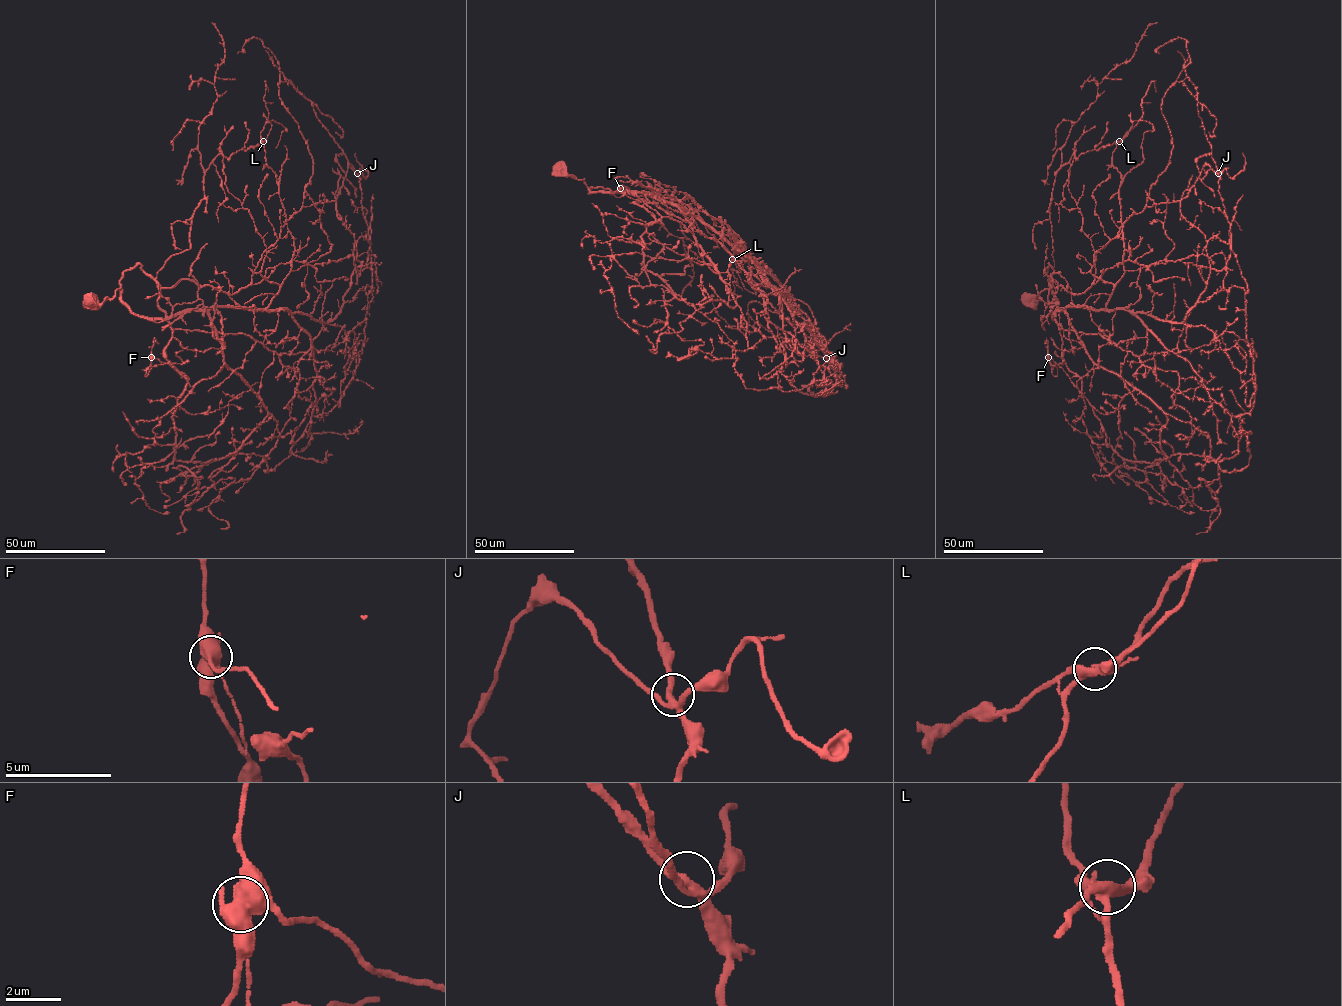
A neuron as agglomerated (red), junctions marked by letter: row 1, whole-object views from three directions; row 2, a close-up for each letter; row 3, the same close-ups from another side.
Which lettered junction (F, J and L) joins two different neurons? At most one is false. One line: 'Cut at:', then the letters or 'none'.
Cut at: none

